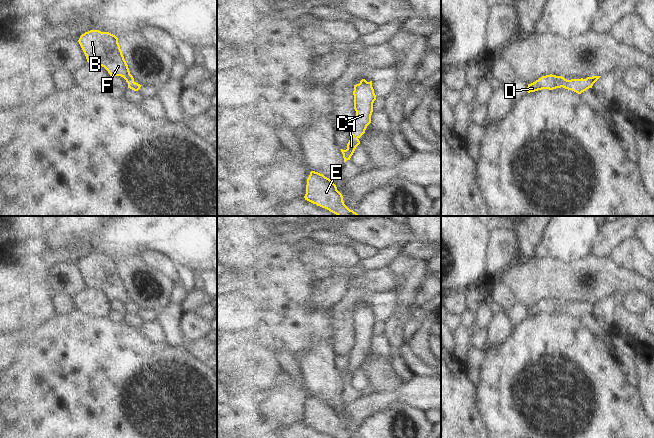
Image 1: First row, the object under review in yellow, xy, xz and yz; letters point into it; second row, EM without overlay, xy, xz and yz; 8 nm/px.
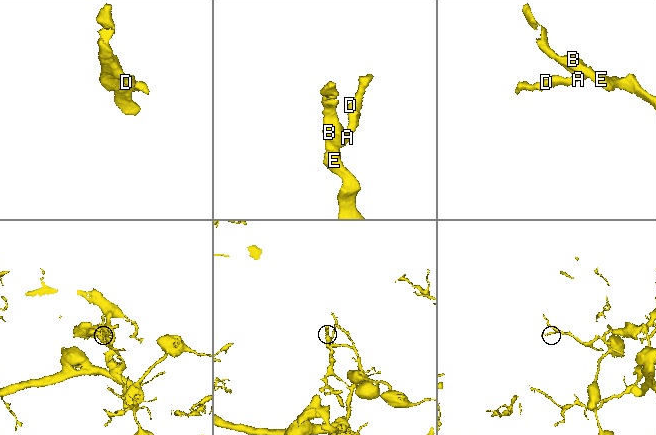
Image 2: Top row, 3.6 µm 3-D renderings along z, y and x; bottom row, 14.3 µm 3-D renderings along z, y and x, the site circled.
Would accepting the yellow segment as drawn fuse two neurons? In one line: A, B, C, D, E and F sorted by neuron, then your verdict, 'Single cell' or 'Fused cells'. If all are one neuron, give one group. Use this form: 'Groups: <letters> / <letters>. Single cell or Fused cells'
Groups: A B C D E F. Single cell.

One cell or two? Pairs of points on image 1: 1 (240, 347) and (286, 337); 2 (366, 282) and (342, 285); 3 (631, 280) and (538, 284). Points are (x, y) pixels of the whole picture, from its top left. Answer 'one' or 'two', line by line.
1: two
2: two
3: one

